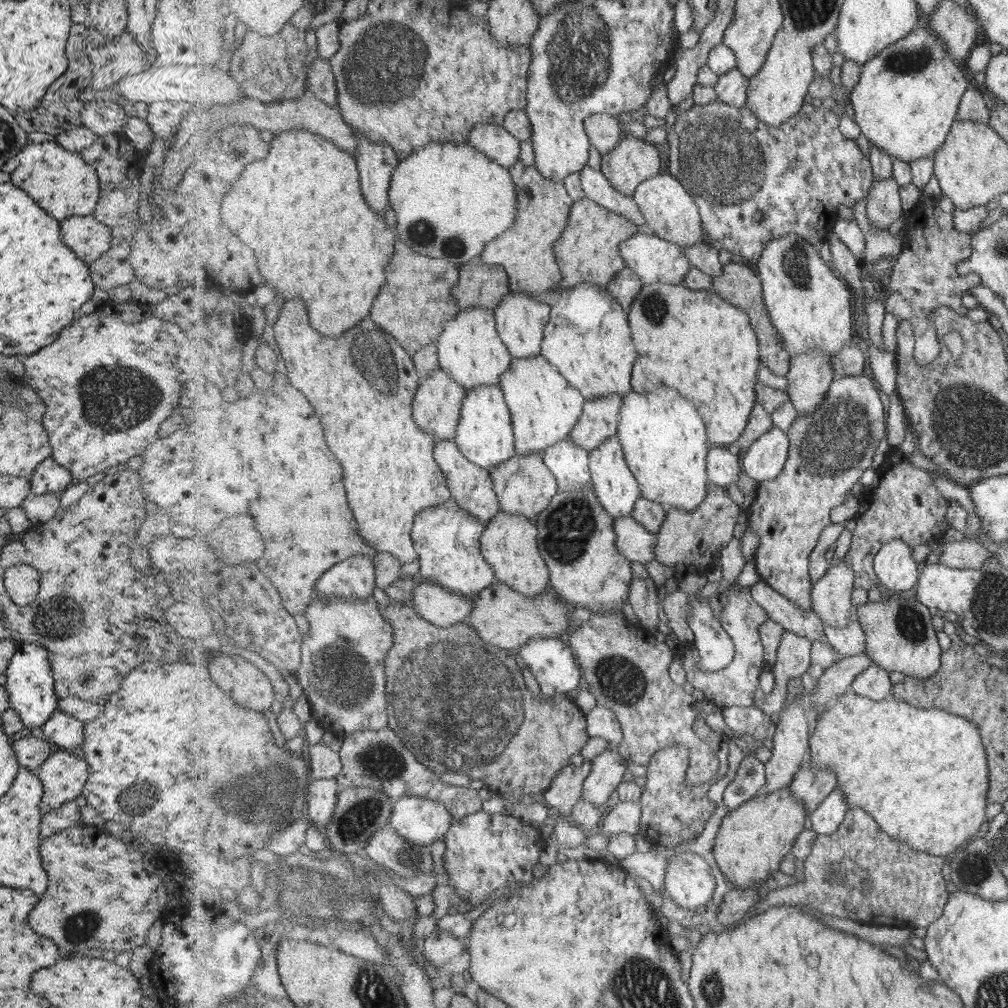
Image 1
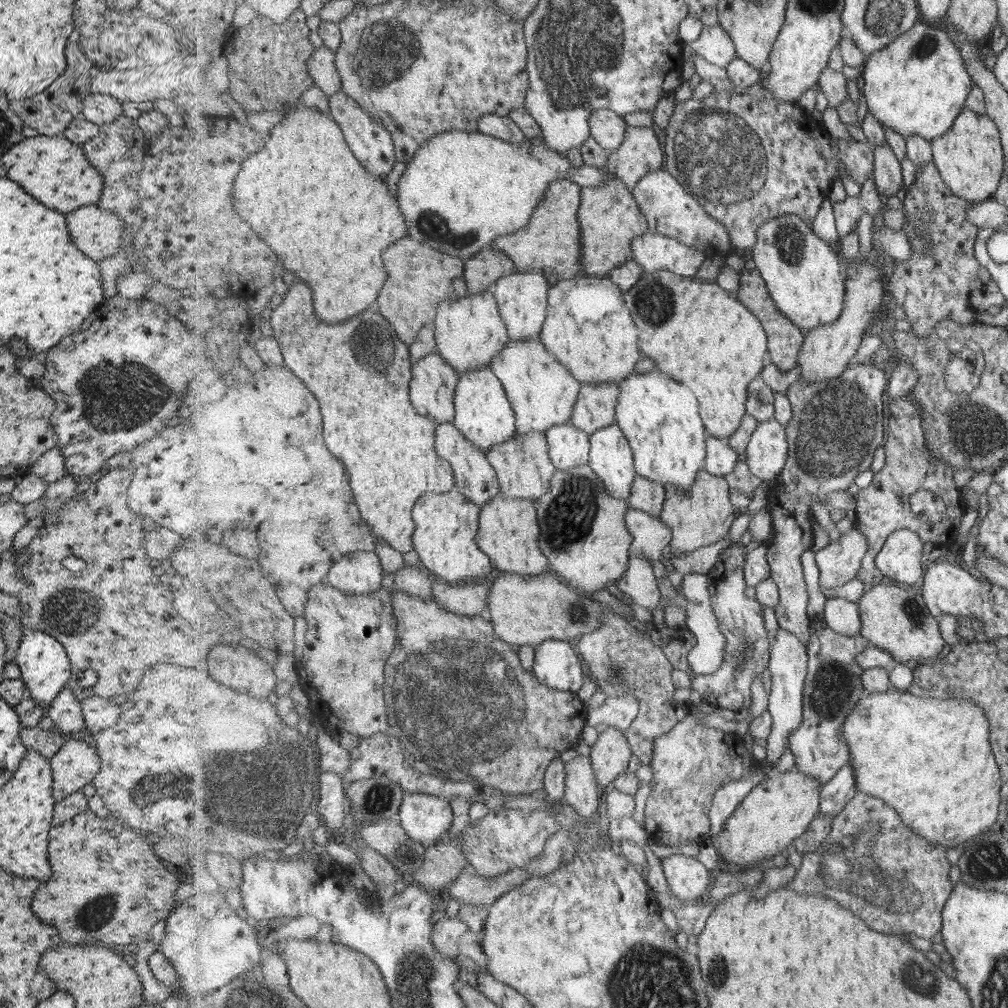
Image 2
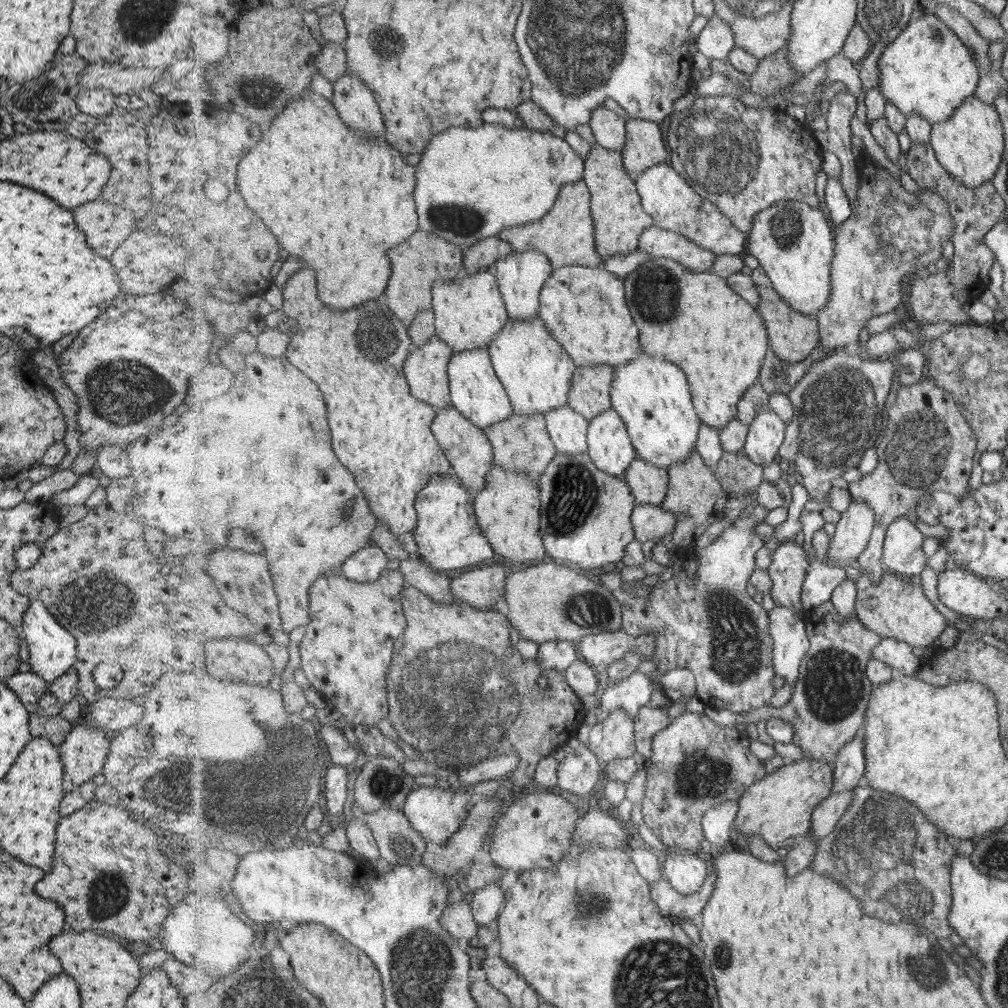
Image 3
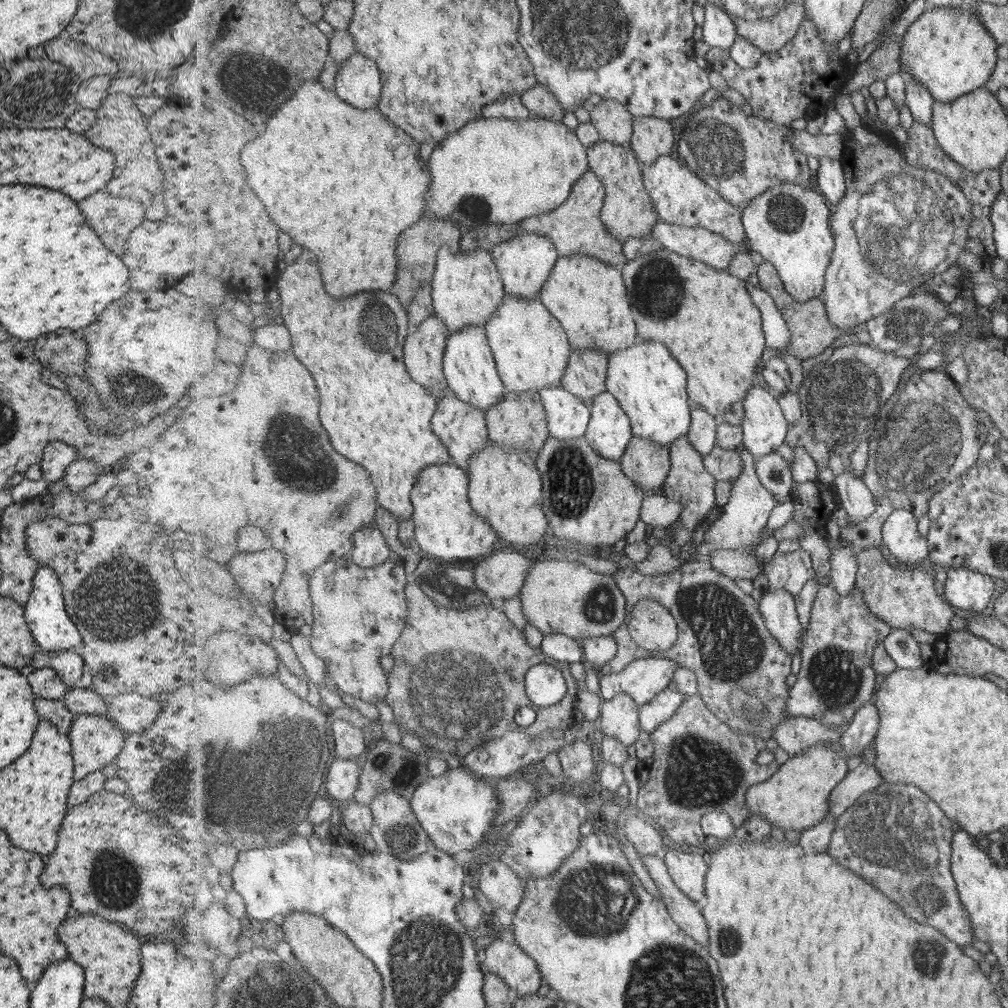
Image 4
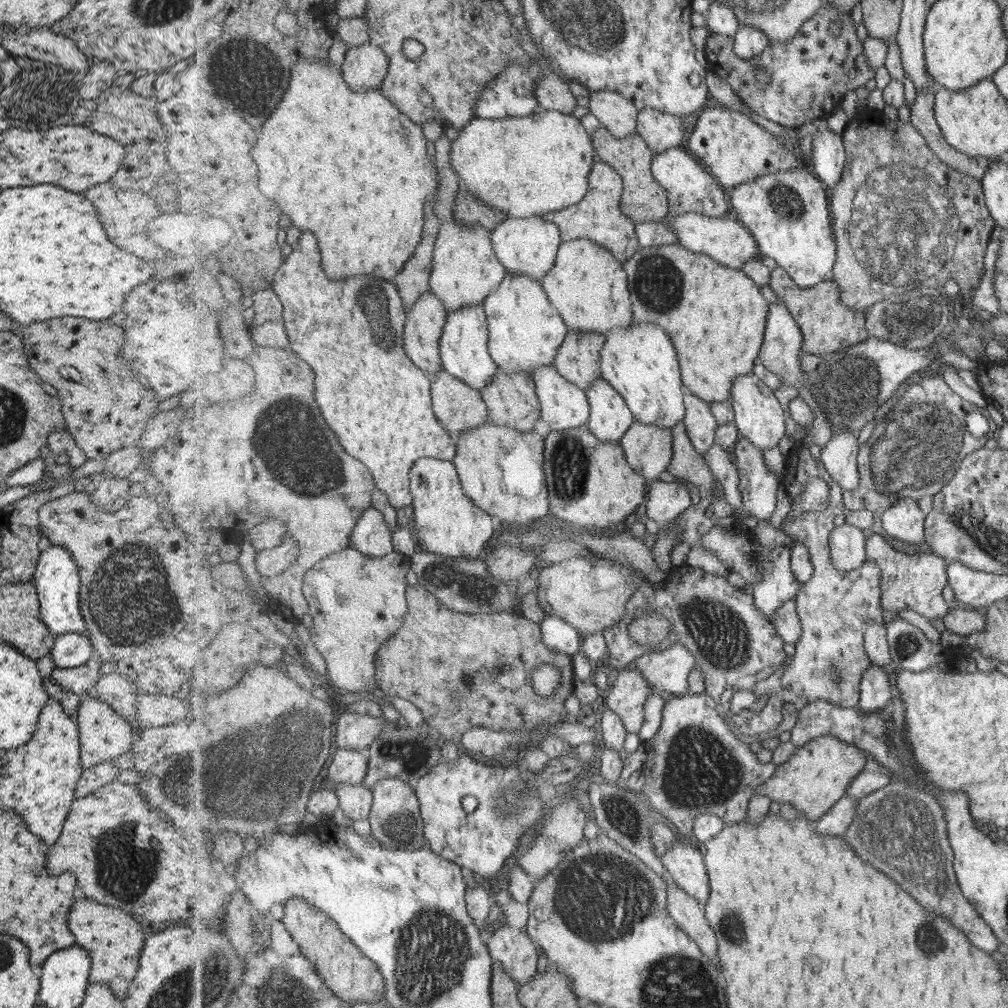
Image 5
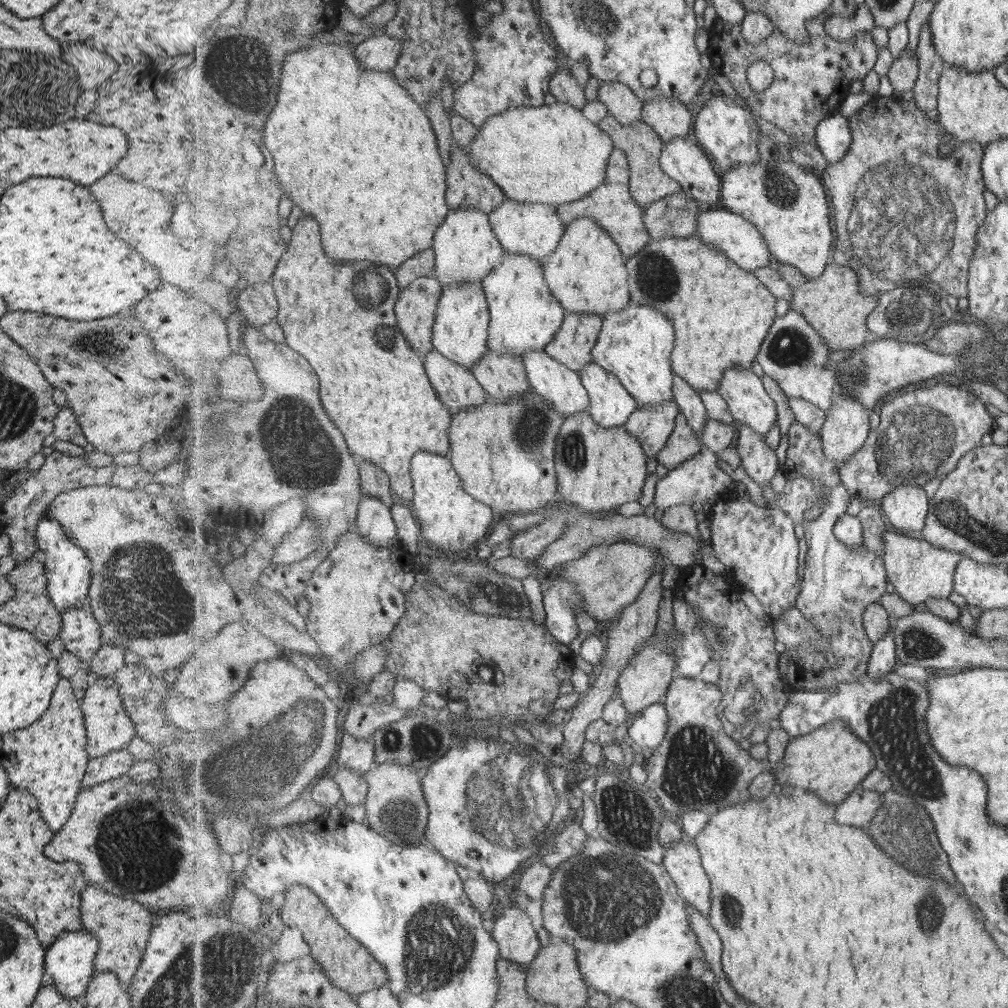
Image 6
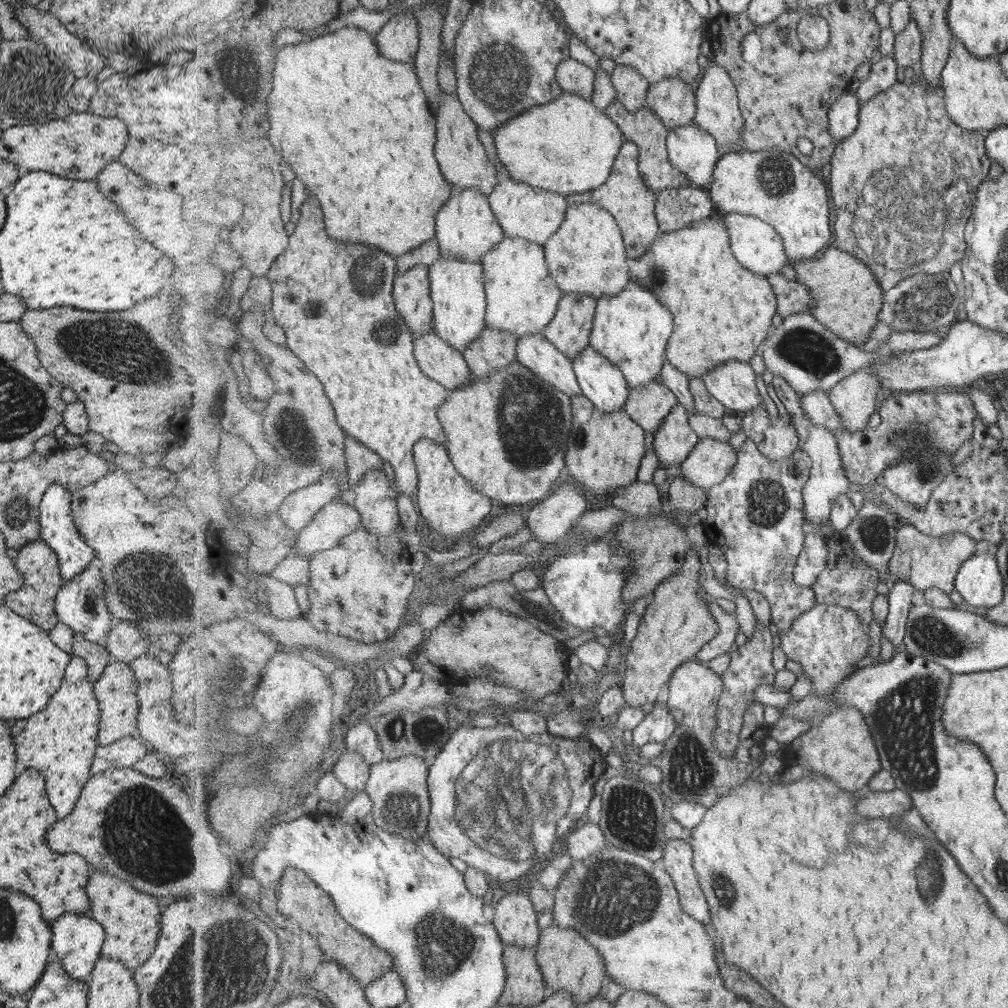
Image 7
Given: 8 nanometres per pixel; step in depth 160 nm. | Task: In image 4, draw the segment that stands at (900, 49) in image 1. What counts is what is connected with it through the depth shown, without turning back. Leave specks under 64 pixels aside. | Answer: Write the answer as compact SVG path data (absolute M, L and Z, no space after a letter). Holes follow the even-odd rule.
M969 6L963 7L928 7L907 28L902 38L902 73L909 73L919 79L932 92L935 100L946 102L956 101L965 94L985 87L993 76L997 63L1000 61L998 42L986 29L984 22L971 10Z

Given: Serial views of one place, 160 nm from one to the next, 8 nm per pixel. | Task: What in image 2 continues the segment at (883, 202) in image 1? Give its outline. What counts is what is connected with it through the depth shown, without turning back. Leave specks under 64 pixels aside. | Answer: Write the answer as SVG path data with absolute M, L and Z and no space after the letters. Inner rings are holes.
M889 141L875 147L876 165L874 170L875 188L884 201L896 196L897 191L904 185L902 162L895 155Z

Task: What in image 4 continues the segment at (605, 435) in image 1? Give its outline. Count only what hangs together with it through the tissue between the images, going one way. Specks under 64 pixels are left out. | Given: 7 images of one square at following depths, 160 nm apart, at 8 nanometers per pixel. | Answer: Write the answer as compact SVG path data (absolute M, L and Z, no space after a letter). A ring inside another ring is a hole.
M572 349L562 385L591 407L594 398L608 390L609 361L603 349Z

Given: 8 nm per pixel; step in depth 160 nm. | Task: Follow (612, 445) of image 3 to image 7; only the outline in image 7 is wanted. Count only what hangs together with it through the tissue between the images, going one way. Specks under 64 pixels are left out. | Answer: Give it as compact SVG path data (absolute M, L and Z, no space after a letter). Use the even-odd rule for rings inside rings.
M589 345L575 357L574 370L582 393L606 413L616 413L624 408L631 394L628 379L620 367Z

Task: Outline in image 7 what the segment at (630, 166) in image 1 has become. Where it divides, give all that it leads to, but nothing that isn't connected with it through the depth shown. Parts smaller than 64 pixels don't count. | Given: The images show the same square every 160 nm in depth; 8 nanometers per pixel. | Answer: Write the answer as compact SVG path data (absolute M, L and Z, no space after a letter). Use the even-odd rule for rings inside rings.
M667 77L651 85L646 102L646 106L663 119L669 130L693 122L698 111L695 87L679 77Z

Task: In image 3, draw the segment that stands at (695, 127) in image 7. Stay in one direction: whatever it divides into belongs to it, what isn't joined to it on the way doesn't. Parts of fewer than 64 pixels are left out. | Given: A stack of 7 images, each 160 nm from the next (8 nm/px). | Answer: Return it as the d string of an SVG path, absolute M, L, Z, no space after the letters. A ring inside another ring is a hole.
M670 161L649 168L636 182L645 211L652 216L655 226L684 234L718 255L741 255L745 250L747 235L725 217L718 204L697 193L690 182L670 165Z

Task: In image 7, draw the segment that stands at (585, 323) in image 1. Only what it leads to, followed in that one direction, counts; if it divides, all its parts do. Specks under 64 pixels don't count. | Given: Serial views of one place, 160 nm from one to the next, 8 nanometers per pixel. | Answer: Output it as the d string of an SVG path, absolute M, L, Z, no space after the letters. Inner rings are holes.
M597 203L569 205L568 217L544 247L552 277L564 296L577 294L597 300L604 296L617 296L632 280L621 227L615 216Z

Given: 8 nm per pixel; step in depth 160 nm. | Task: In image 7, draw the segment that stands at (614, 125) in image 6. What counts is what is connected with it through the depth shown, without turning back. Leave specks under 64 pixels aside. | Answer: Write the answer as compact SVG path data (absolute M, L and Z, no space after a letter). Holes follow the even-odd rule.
M616 100L606 109L609 118L612 118L623 131L626 141L637 143L640 151L640 172L653 192L665 191L665 189L678 189L692 186L692 182L687 178L687 174L681 169L673 166L668 154L668 136L671 130L663 122L663 119L649 106L630 111L621 101Z

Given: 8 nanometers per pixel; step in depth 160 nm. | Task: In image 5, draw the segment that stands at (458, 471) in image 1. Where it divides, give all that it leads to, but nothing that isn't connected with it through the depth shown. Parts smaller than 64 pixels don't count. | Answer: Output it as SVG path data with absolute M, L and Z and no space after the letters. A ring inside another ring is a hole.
M444 368L433 380L432 399L434 413L456 441L465 430L475 430L490 420L482 392Z

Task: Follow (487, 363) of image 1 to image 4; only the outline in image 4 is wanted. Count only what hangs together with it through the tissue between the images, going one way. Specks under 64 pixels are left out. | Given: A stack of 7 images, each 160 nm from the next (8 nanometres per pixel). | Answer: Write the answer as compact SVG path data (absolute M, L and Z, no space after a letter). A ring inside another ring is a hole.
M449 245L442 246L431 286L434 312L446 322L451 334L473 325L485 325L506 296L504 280L489 249L454 251Z

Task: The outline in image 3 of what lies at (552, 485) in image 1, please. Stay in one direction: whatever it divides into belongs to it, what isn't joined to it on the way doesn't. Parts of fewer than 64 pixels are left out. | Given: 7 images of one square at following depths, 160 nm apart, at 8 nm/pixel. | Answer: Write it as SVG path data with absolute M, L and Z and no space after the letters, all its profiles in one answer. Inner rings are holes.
M514 412L510 419L505 419L498 423L484 430L494 448L494 464L517 472L525 471L536 480L539 486L540 478L545 472L545 468L551 464L555 454L559 452L558 448L553 444L551 435L549 435L546 415L538 414L527 417Z

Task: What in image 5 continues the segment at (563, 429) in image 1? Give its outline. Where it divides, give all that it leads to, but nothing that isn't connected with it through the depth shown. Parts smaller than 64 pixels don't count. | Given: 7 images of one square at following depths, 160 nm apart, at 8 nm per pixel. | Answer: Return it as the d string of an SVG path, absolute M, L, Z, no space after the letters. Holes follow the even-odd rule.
M508 273L501 286L485 298L483 305L488 314L488 347L499 369L510 375L519 372L532 374L539 367L555 366L557 353L568 336L569 328L560 311L549 300L542 281L521 273Z

